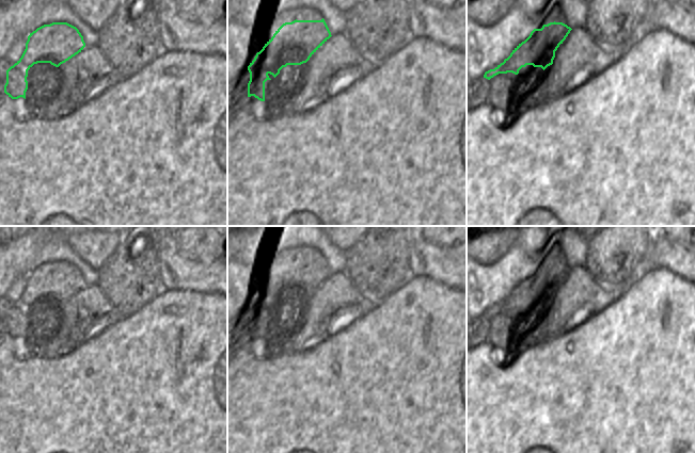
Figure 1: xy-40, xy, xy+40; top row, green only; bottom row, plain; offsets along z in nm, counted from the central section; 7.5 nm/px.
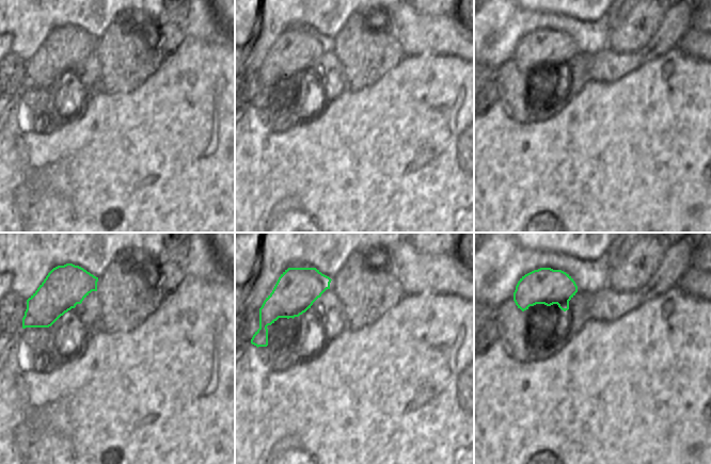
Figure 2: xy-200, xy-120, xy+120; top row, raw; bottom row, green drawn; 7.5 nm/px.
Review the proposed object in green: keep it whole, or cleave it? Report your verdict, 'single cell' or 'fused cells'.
single cell

